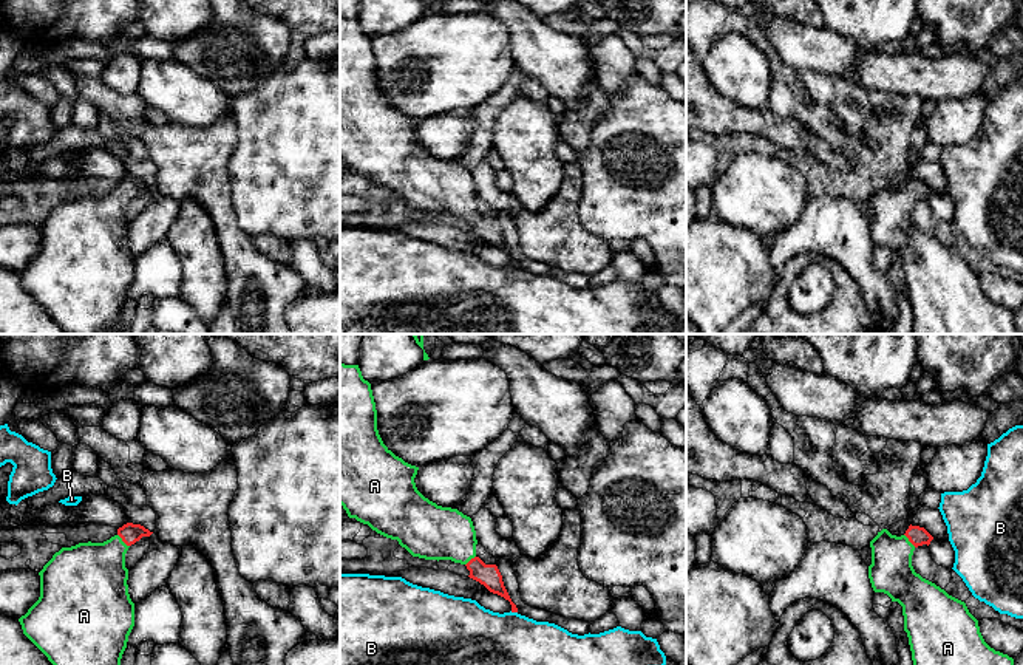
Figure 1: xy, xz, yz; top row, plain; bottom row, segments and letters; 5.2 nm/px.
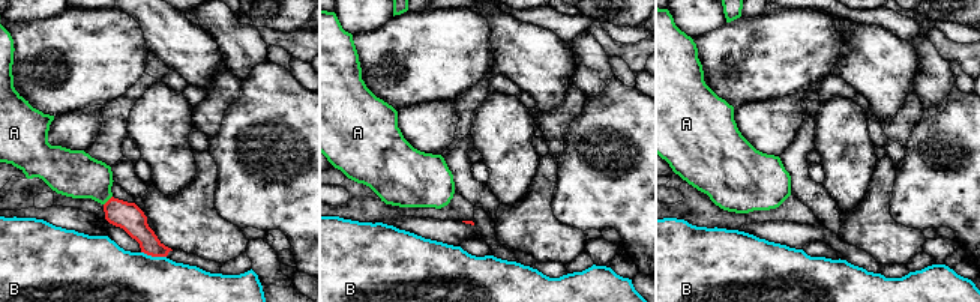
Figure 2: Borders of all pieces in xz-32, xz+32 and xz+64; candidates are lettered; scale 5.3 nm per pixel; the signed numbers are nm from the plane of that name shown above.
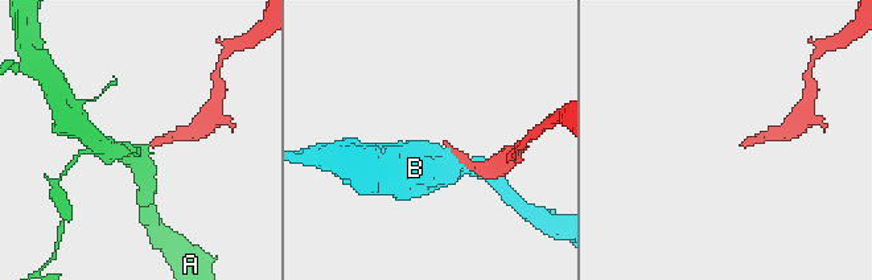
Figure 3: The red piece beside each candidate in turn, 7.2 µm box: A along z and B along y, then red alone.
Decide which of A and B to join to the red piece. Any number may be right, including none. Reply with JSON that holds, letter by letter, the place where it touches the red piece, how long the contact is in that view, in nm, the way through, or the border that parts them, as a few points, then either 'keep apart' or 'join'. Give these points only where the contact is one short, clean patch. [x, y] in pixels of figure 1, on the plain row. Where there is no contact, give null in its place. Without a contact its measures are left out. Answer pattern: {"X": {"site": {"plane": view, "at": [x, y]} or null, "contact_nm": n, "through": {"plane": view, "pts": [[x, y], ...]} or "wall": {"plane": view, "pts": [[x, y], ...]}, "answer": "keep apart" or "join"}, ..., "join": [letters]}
{"A": {"site": {"plane": "xy", "at": [122, 194]}, "contact_nm": 90, "through": {"plane": "xy", "pts": [[130, 187], [122, 194], [91, 231]]}, "answer": "join"}, "B": {"site": {"plane": "xz", "at": [513, 265]}, "contact_nm": 40, "answer": "keep apart"}, "join": ["A"]}

